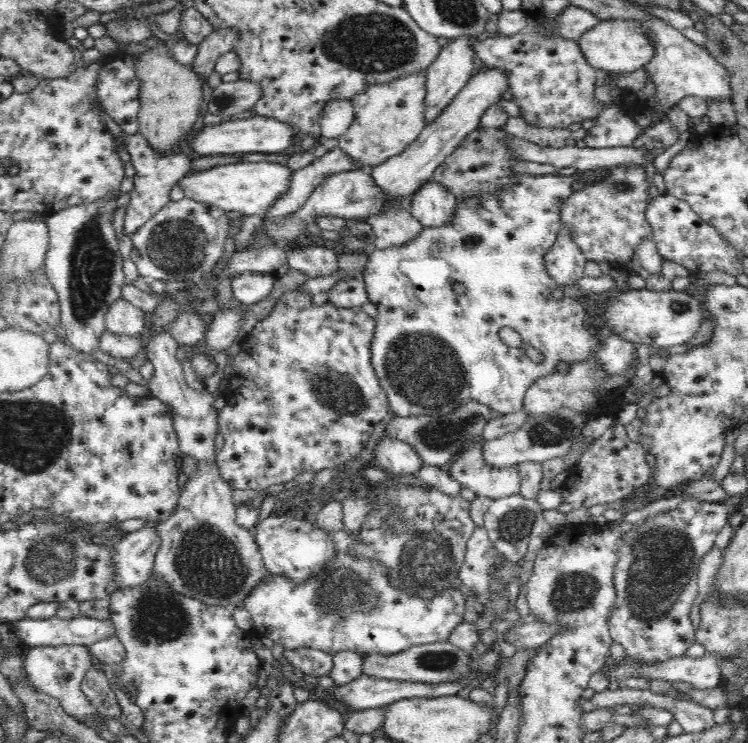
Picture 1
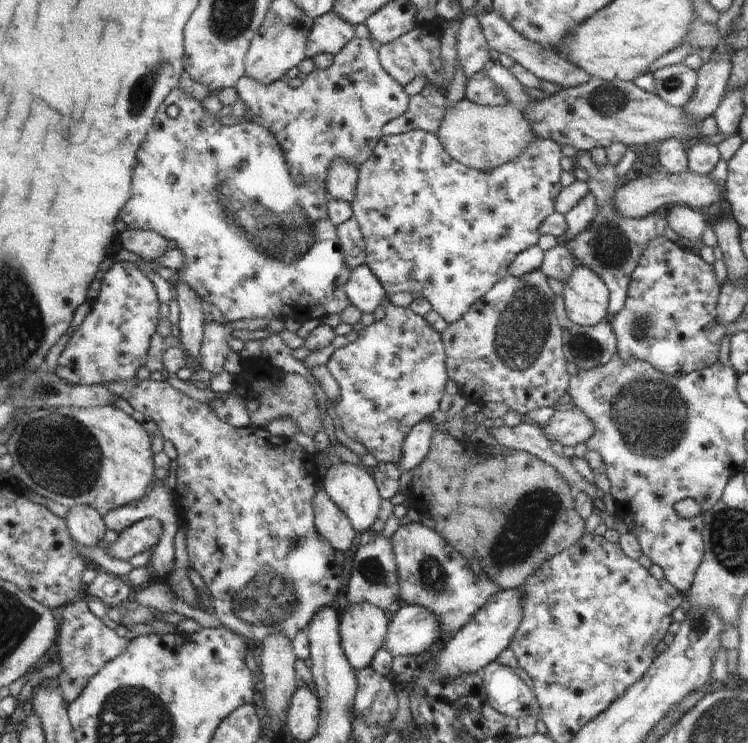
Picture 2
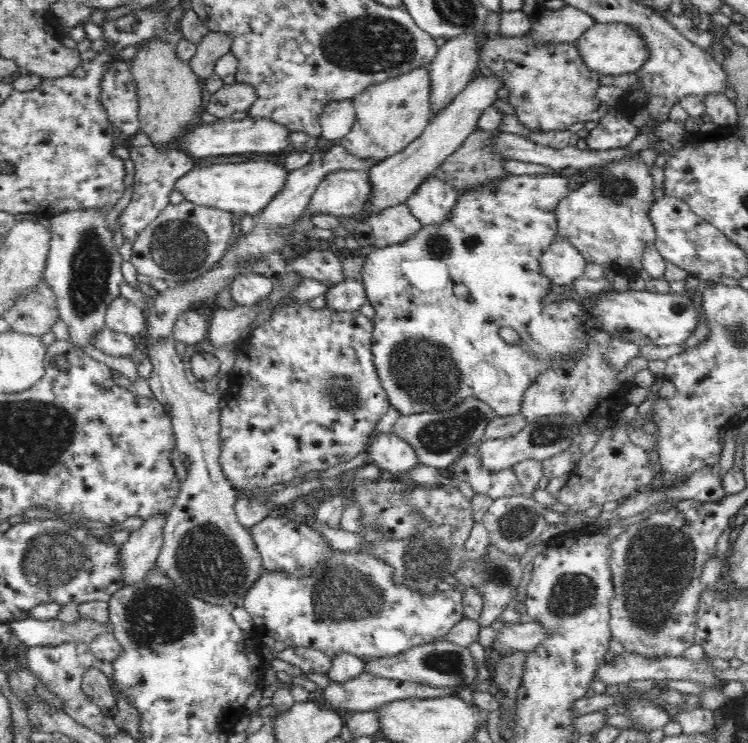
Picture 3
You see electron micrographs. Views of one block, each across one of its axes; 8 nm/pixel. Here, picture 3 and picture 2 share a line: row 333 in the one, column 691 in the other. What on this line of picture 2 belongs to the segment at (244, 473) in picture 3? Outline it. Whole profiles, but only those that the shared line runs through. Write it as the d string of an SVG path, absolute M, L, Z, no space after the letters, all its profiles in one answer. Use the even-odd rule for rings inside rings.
M659 236L657 240L645 244L645 250L639 258L639 266L631 272L631 284L627 288L625 306L621 312L609 318L609 326L617 342L619 360L625 364L645 362L653 370L669 378L681 378L717 362L719 342L723 340L725 332L725 328L717 326L713 320L719 290L721 288L715 280L713 266L707 266L699 256L679 250L677 244L671 244L665 236Z

